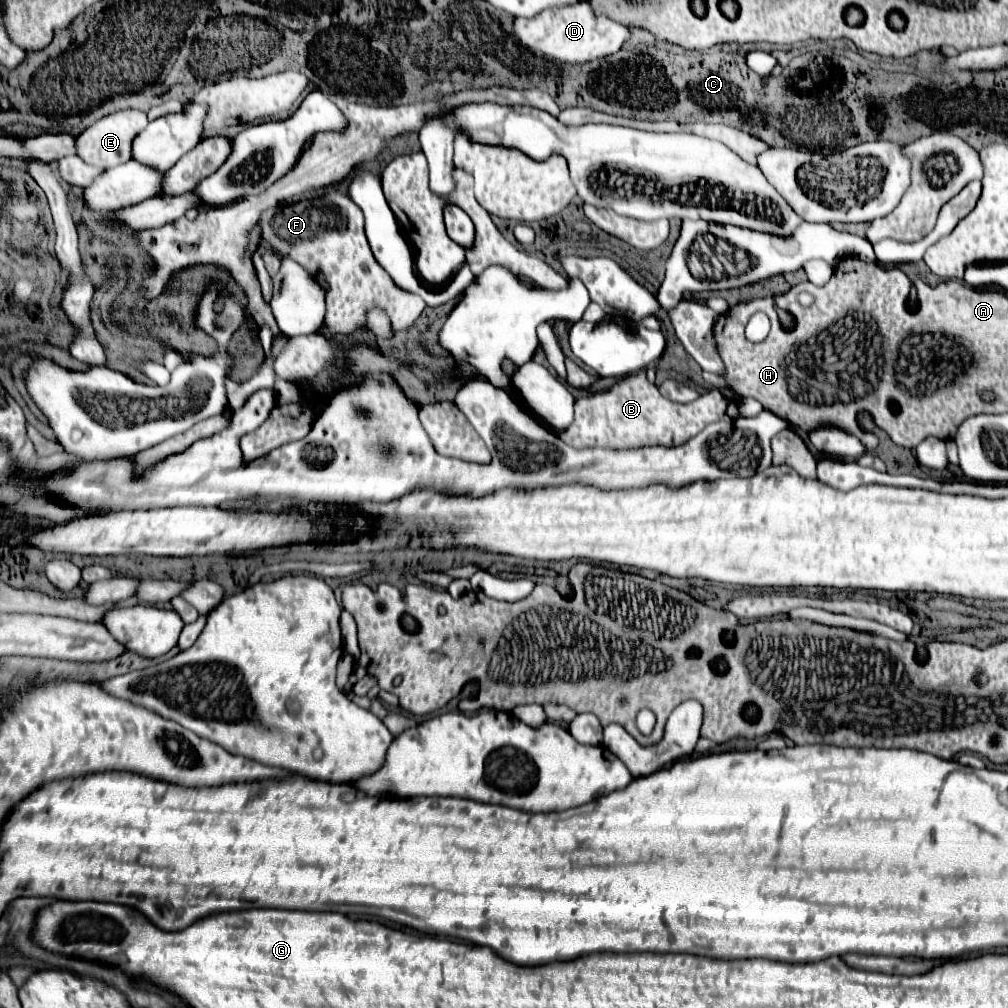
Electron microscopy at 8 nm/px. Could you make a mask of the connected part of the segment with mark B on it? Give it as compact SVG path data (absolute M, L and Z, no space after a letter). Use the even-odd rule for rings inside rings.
M637 371L621 377L609 391L575 399L575 419L565 431L559 433L559 439L575 449L631 449L649 445L677 447L687 443L699 431L703 431L705 425L719 421L721 415L737 419L739 407L735 401L727 399L719 389L711 389L691 403L671 403L669 399L661 397L653 383L647 381L645 371Z

